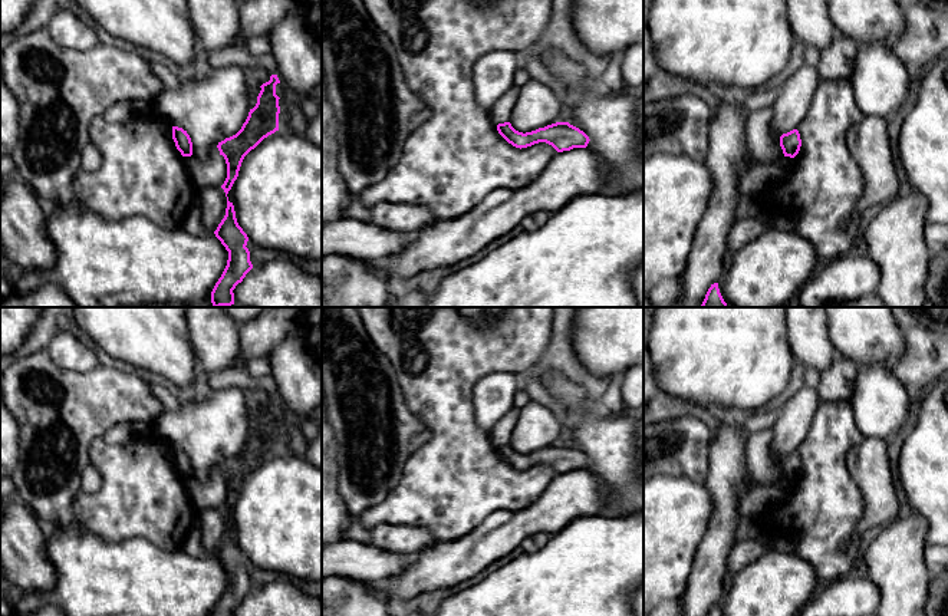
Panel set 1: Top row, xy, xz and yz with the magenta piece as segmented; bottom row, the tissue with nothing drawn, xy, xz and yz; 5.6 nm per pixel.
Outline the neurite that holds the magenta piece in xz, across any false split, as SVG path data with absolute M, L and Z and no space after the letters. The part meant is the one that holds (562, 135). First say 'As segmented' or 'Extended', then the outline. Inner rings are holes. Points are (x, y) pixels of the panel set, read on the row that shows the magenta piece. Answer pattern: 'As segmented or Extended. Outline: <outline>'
As segmented. Outline: M510 122L497 125L498 134L516 148L527 148L539 142L552 145L557 152L570 151L573 148L586 148L589 136L569 122L556 122L531 132L519 132Z

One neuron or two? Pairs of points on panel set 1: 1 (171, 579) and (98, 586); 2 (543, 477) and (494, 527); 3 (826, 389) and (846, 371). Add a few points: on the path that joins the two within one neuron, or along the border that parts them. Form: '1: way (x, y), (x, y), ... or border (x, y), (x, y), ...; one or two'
1: way (152, 580), (122, 580), (117, 583); one
2: border (540, 494), (524, 509), (496, 510), (480, 524); two
3: way (830, 386), (842, 375); one

